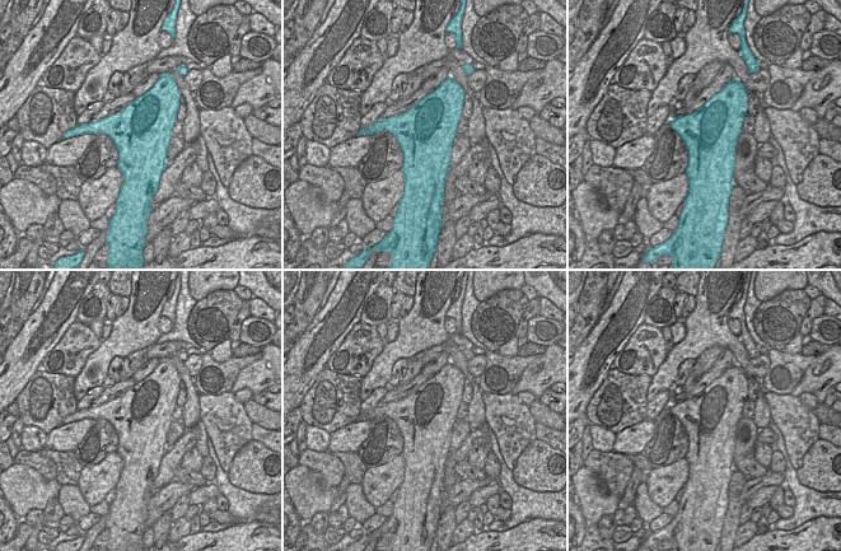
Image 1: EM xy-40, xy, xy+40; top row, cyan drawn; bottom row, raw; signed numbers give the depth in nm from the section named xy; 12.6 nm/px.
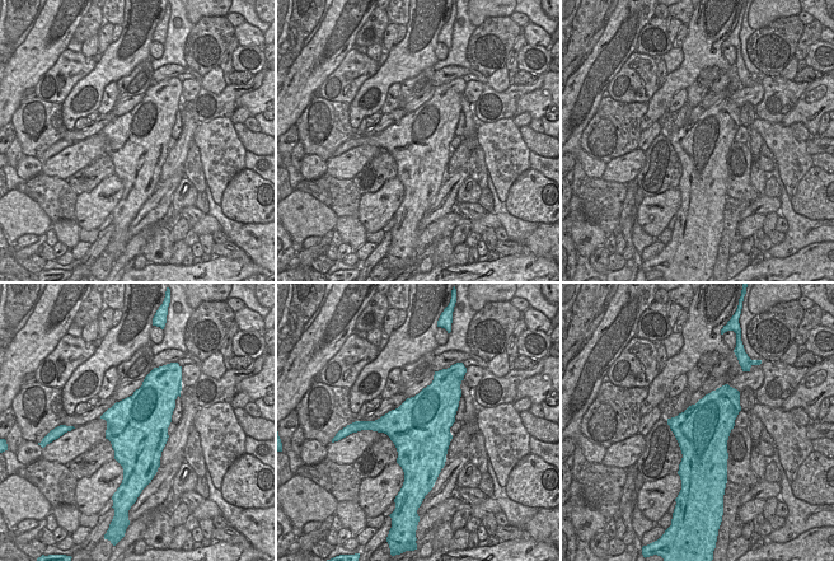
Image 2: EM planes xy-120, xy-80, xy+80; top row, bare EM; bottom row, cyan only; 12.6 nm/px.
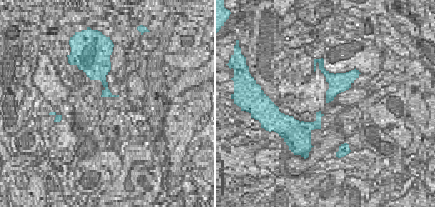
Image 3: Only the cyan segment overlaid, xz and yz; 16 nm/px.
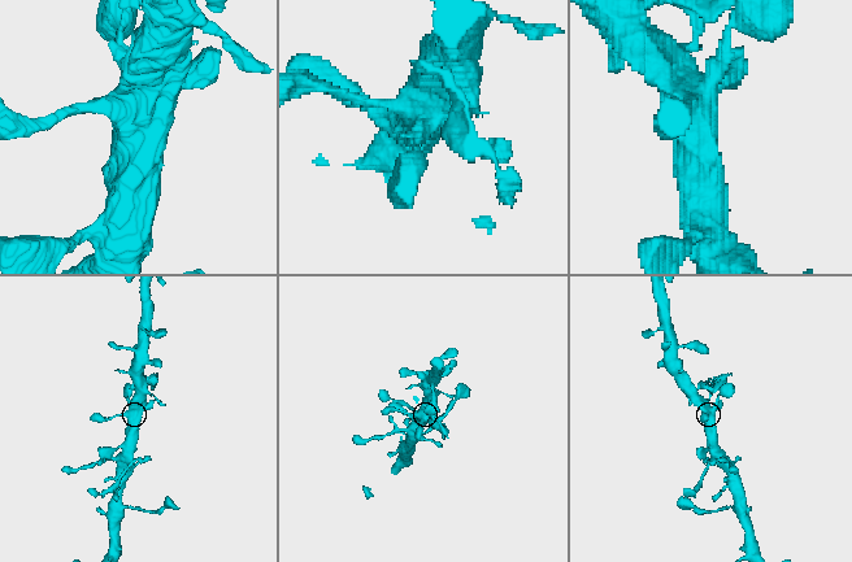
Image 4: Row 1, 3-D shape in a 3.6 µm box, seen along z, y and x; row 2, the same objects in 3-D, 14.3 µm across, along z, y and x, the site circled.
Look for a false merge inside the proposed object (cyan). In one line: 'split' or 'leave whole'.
split

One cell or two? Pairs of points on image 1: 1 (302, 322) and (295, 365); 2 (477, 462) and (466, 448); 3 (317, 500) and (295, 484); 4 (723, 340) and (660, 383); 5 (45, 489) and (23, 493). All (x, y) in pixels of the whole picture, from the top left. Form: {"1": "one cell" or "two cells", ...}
{"1": "two cells", "2": "two cells", "3": "one cell", "4": "one cell", "5": "one cell"}

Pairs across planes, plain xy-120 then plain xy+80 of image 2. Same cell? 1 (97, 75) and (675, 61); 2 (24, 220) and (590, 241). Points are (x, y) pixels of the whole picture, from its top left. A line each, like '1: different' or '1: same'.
1: different
2: same

